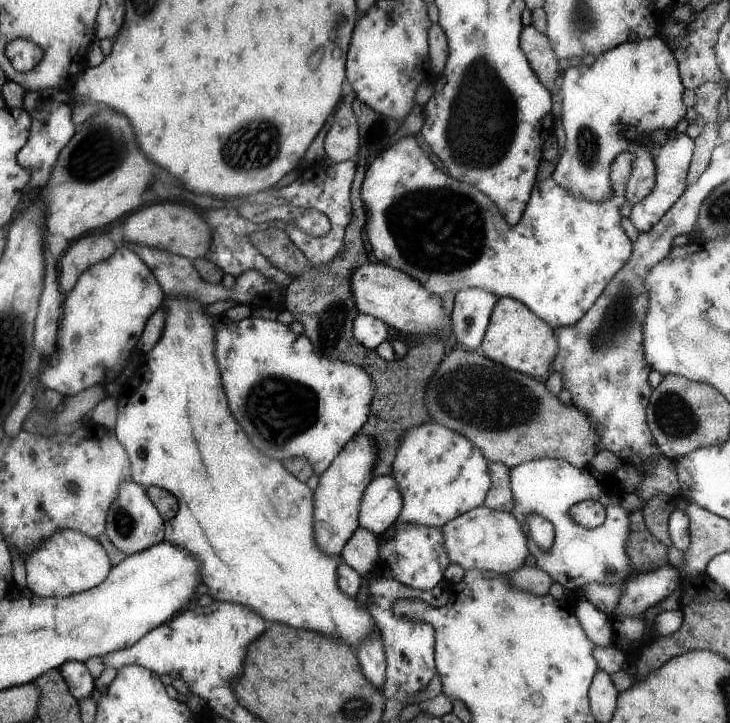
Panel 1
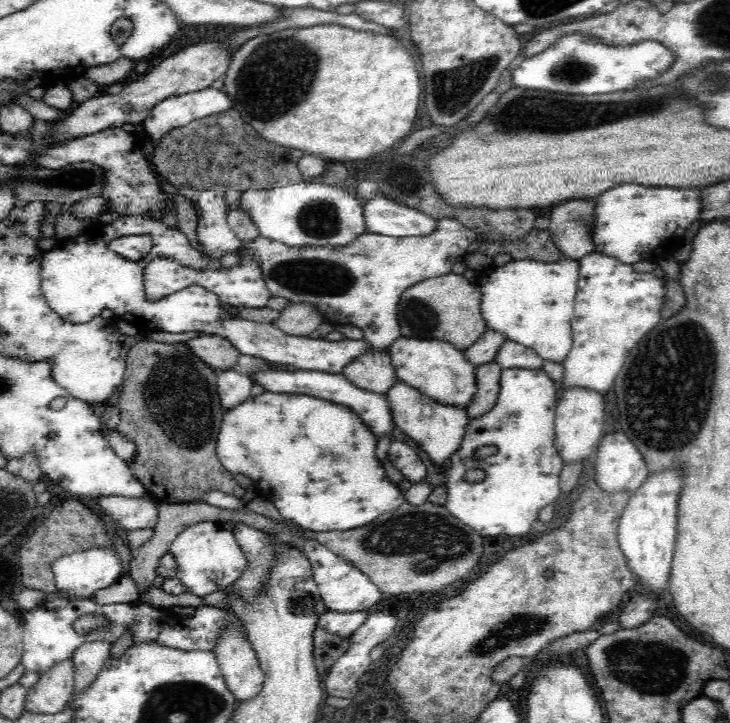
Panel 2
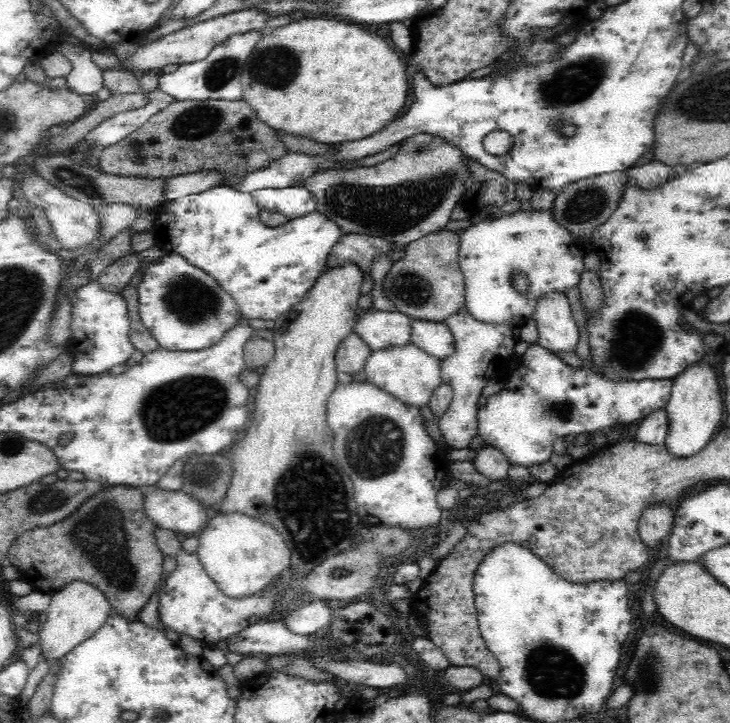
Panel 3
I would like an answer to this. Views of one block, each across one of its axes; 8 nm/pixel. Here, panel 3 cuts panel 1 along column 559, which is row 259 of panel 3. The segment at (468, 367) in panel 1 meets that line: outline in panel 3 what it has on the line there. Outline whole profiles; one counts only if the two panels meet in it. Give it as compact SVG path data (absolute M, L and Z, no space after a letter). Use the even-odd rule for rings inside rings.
M450 232L430 234L426 238L420 238L406 246L406 258L398 264L392 264L390 274L384 278L384 290L386 296L392 300L394 308L412 320L424 320L434 324L444 324L450 316L458 314L462 308L466 308L464 300L464 272L460 268L460 236Z

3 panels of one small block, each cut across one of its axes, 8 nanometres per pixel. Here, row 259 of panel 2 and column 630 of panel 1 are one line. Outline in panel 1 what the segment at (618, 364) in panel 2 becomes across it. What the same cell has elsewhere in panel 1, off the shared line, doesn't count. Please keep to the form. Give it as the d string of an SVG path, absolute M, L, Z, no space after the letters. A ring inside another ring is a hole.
M661 566L651 574L639 574L625 584L623 596L619 598L619 604L611 614L629 614L633 618L641 616L659 600L665 600L679 582L681 578L675 568Z

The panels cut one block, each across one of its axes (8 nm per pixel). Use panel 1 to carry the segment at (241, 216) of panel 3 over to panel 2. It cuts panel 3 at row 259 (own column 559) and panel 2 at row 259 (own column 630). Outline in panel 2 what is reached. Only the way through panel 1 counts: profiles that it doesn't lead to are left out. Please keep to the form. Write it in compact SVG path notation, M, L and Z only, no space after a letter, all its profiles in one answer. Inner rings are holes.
M244 244L238 248L238 256L242 258L242 266L234 266L234 268L222 268L222 270L196 270L196 268L186 268L182 266L178 260L174 258L166 258L166 256L156 256L144 270L144 292L146 292L146 300L148 302L156 302L164 296L170 294L178 294L182 292L186 286L190 284L200 284L202 288L206 288L208 292L214 292L220 300L222 306L230 308L230 310L244 310L244 308L266 308L268 300L272 298L266 280L262 278L262 266L260 262L254 258L254 254L242 254L246 252Z

